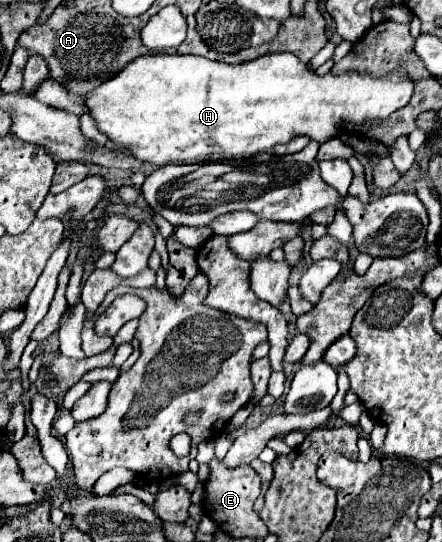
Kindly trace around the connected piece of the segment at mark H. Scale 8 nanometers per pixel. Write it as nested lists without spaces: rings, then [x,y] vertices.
[[[144,54],[128,62],[116,76],[82,96],[86,112],[96,122],[96,128],[106,134],[116,148],[130,156],[152,164],[154,168],[166,164],[194,164],[212,158],[240,160],[252,158],[276,144],[286,144],[304,134],[320,144],[334,138],[342,130],[342,122],[362,124],[366,120],[384,120],[392,112],[406,106],[412,96],[412,82],[404,70],[396,70],[390,78],[370,78],[368,74],[318,76],[308,64],[298,62],[294,54],[266,54],[250,62],[224,64],[202,56],[180,54]]]

